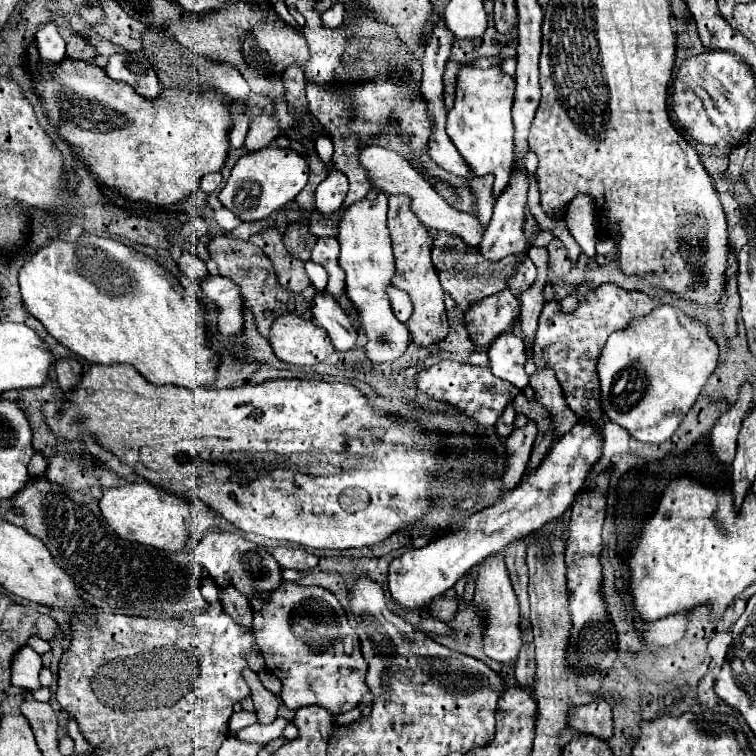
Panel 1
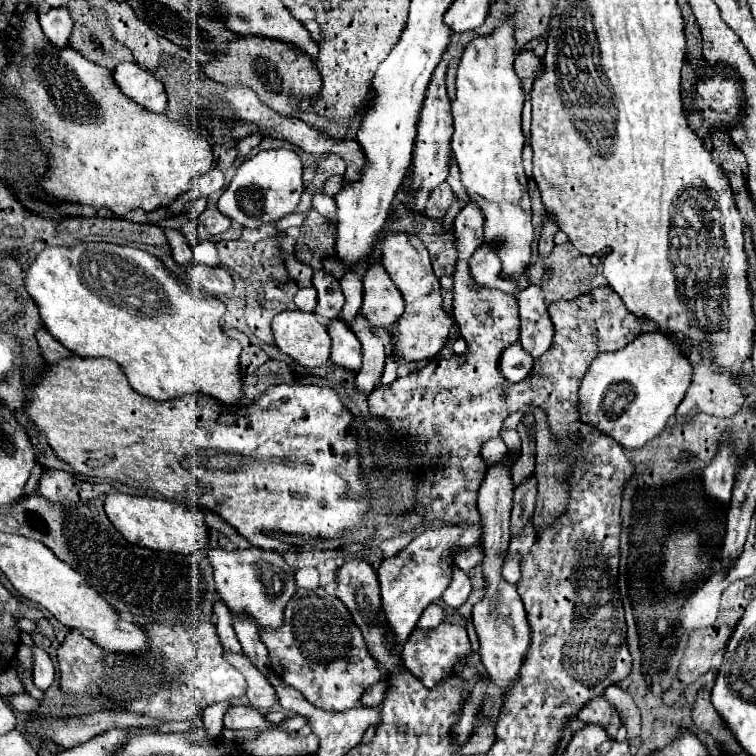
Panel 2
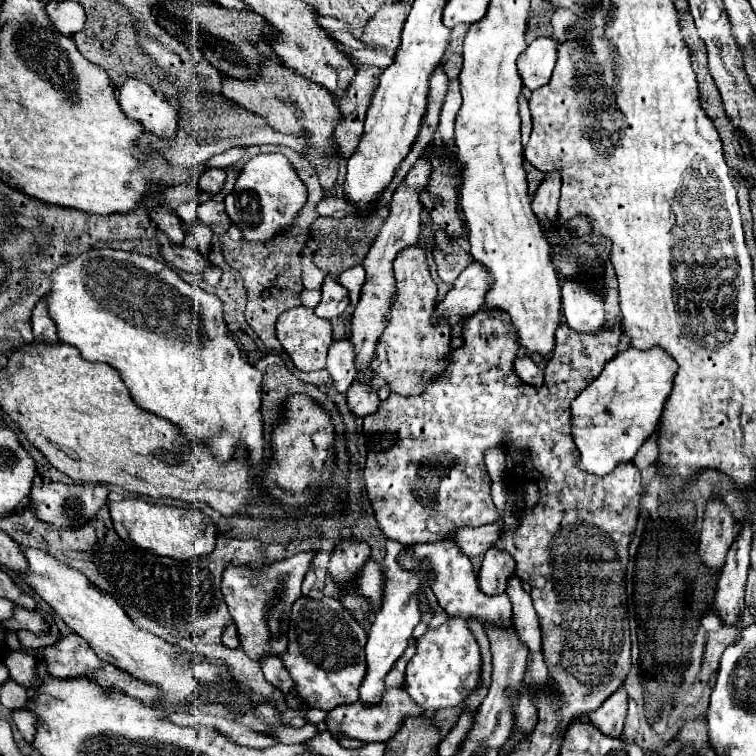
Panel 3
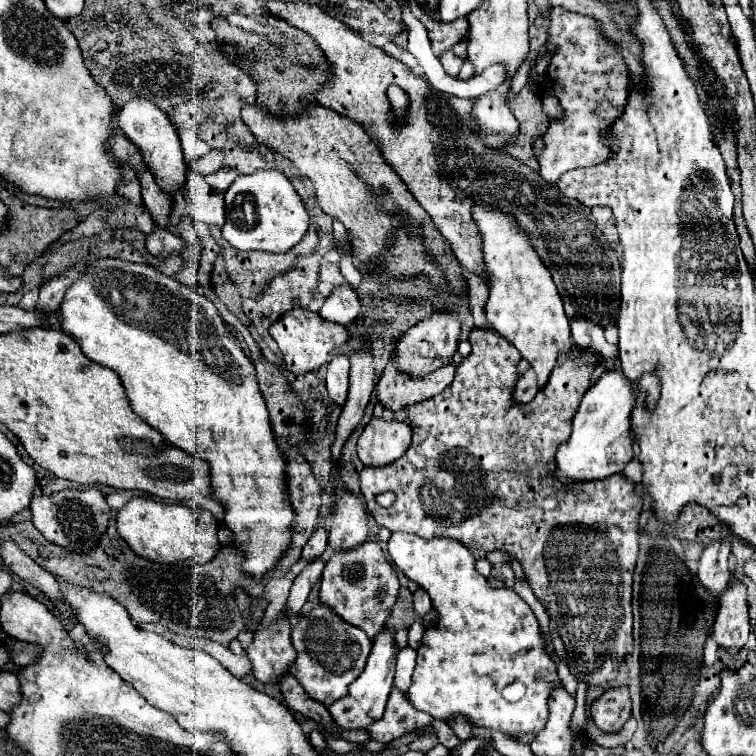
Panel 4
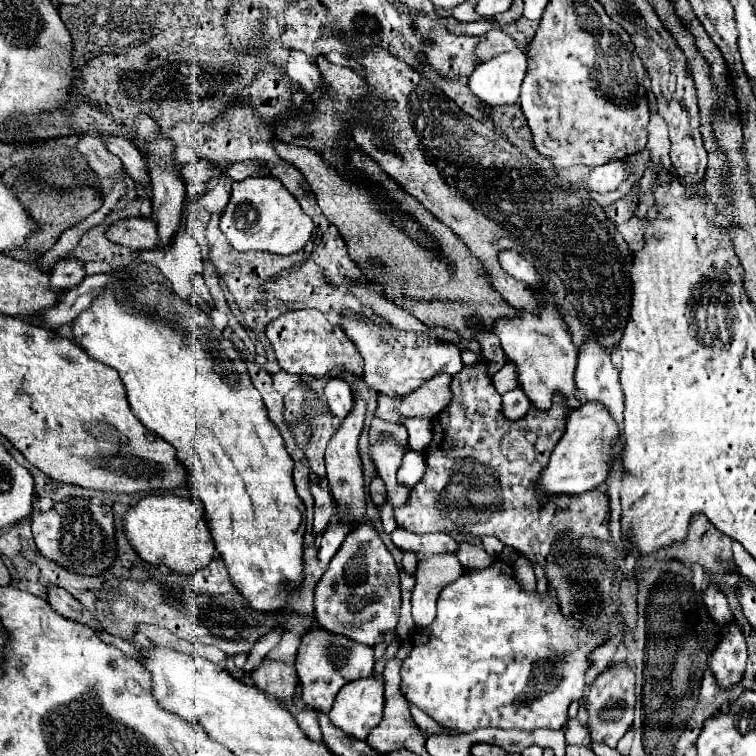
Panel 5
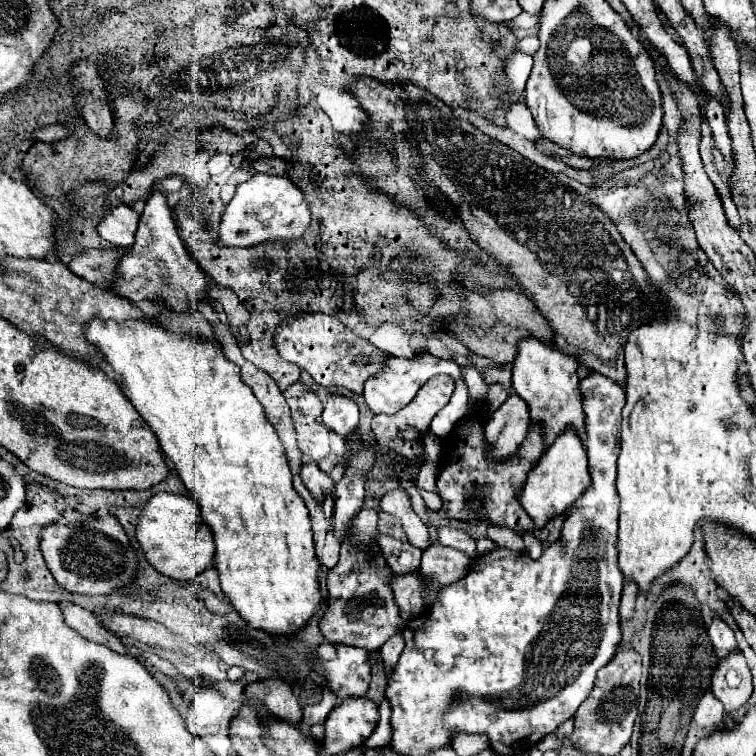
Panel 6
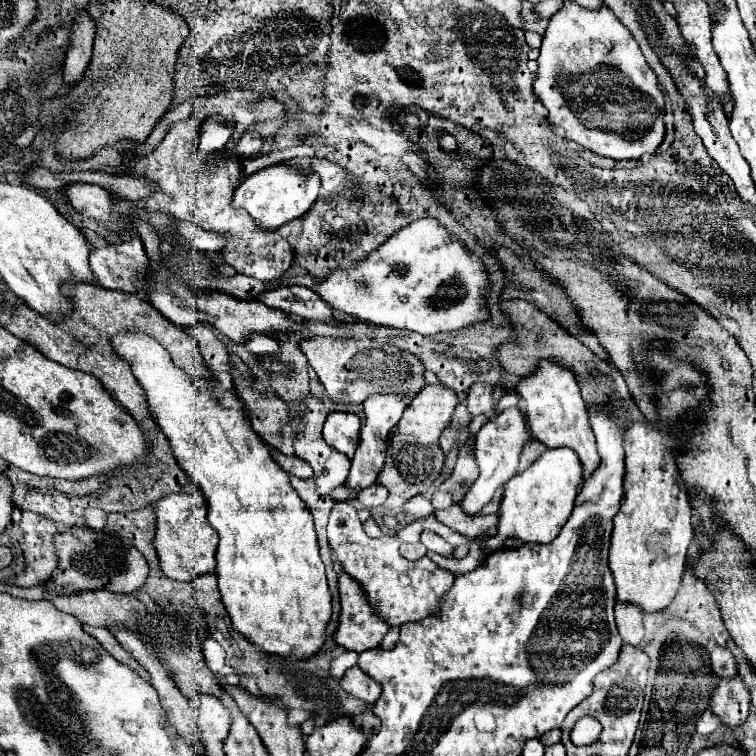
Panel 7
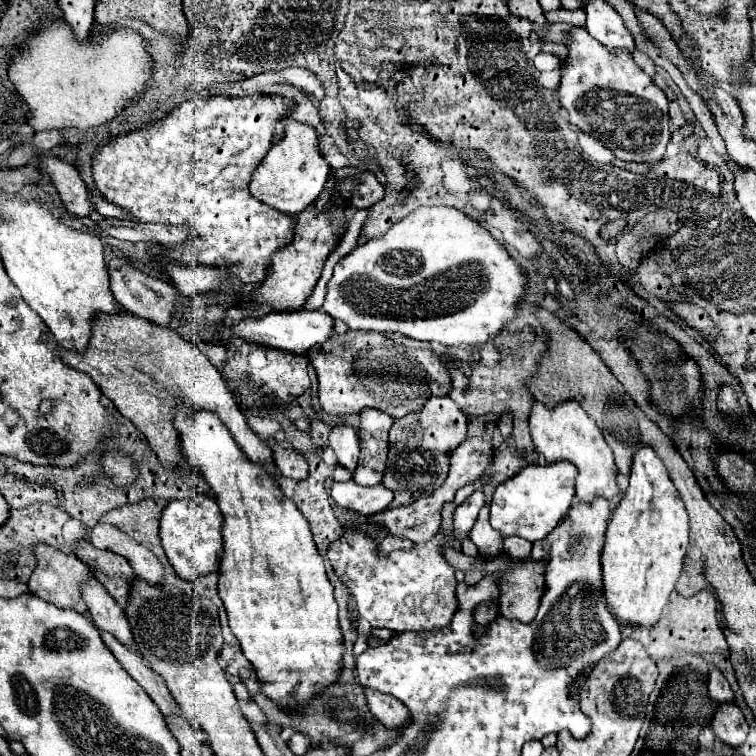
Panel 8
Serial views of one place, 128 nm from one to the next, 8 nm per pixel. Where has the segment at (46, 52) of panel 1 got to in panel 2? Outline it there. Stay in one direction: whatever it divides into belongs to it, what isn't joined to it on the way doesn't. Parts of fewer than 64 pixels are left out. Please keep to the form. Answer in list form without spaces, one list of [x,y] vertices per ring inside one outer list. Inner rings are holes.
[[[52,8],[46,14],[40,14],[40,26],[56,48],[66,48],[68,46],[68,36],[72,30],[72,18],[66,8]]]

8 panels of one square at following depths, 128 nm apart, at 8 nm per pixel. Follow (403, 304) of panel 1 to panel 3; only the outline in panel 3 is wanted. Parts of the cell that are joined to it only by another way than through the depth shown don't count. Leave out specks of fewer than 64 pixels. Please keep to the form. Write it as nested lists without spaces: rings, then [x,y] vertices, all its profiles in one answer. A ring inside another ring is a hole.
[[[424,152],[424,156],[420,156],[416,160],[416,164],[410,168],[410,172],[404,176],[402,184],[394,190],[394,196],[390,202],[390,216],[388,216],[386,224],[380,228],[376,242],[372,244],[368,256],[362,262],[362,266],[366,270],[366,282],[362,286],[360,302],[354,310],[352,334],[350,334],[350,342],[354,344],[354,352],[356,352],[358,372],[366,372],[372,366],[378,336],[384,332],[384,324],[388,322],[388,312],[392,310],[392,300],[396,294],[392,260],[396,258],[396,254],[402,248],[418,242],[418,234],[420,234],[420,226],[422,226],[422,214],[424,214],[424,206],[420,204],[420,192],[424,192],[428,180],[432,178],[432,164],[430,162],[432,160],[428,160],[428,154]]]

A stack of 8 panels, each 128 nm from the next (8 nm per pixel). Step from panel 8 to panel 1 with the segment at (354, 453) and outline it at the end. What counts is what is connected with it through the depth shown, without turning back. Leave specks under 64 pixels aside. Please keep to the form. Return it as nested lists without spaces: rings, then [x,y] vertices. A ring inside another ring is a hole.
[[[316,292],[312,300],[312,316],[328,332],[336,350],[344,352],[356,344],[356,338],[358,338],[356,326],[352,320],[348,320],[346,312],[338,308],[332,294]]]

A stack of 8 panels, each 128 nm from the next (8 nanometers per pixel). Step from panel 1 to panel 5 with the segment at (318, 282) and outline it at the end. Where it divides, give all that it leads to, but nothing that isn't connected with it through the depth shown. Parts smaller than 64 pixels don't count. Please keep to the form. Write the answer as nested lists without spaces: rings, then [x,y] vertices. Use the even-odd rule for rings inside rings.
[[[344,314],[340,318],[340,326],[344,328],[344,332],[348,334],[350,340],[354,340],[354,344],[358,346],[362,358],[364,358],[364,380],[370,388],[374,388],[376,392],[380,394],[388,394],[388,396],[406,396],[410,394],[412,390],[416,390],[418,386],[422,386],[424,380],[430,380],[432,376],[440,374],[440,372],[446,372],[446,374],[456,374],[462,370],[462,360],[460,360],[460,350],[456,344],[452,342],[446,342],[446,340],[440,340],[440,338],[432,338],[424,332],[404,332],[404,330],[398,330],[396,326],[392,326],[384,316],[380,314],[372,314],[370,318],[368,316],[362,316],[362,314]]]

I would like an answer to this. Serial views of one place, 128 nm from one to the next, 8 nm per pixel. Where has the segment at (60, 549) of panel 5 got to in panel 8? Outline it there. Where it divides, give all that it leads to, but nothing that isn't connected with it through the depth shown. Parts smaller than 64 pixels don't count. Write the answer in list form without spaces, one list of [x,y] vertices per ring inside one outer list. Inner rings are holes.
[[[78,540],[74,554],[78,560],[82,560],[96,580],[110,592],[112,598],[128,598],[130,596],[130,586],[134,580],[132,566],[128,560],[122,556],[108,552],[108,550],[98,550],[86,540]]]

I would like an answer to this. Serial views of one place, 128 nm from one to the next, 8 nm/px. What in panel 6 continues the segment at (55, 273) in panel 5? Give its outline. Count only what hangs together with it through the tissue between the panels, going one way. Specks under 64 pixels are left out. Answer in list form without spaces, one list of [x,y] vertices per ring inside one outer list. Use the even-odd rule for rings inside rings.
[[[84,250],[76,256],[70,258],[68,268],[88,280],[88,282],[98,282],[98,284],[112,284],[112,276],[116,276],[116,266],[118,260],[122,258],[120,250]]]

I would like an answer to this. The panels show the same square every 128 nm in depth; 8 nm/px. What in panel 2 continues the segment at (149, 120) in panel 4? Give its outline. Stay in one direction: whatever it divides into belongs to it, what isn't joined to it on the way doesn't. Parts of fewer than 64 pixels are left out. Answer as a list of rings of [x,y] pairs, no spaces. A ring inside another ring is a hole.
[[[120,62],[114,70],[114,80],[122,92],[152,112],[164,112],[166,92],[162,82],[158,82],[150,72],[142,70],[136,62]]]

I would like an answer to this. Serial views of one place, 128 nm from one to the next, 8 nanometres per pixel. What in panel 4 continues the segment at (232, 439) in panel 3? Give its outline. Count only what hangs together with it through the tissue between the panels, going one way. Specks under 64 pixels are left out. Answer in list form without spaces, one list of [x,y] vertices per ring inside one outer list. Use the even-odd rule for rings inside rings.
[[[102,258],[88,264],[66,288],[60,318],[60,330],[80,344],[86,358],[118,372],[130,406],[142,420],[162,432],[170,444],[210,464],[214,496],[226,506],[224,524],[234,532],[236,546],[246,552],[244,570],[258,580],[286,552],[294,512],[284,482],[284,458],[274,440],[254,364],[228,332],[216,306],[204,294],[196,294],[150,264]]]

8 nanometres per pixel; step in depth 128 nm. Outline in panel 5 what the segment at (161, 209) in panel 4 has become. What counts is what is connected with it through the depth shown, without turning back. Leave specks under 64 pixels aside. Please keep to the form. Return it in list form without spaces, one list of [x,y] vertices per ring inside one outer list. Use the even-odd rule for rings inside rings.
[[[104,136],[104,142],[106,142],[106,148],[122,160],[130,178],[134,182],[146,186],[148,184],[148,170],[146,170],[146,162],[144,162],[142,154],[138,152],[138,148],[130,140],[116,138],[116,136]]]

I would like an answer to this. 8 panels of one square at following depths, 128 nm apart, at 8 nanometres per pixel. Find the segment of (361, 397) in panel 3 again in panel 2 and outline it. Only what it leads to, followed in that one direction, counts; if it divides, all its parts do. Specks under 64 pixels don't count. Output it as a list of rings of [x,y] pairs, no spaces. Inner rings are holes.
[[[358,312],[352,318],[350,328],[354,330],[354,334],[362,342],[362,368],[360,368],[360,372],[356,376],[356,386],[360,390],[372,392],[372,388],[380,382],[380,376],[384,372],[384,358],[386,358],[384,342],[372,330],[372,326],[368,324],[368,320],[364,320],[362,312]]]

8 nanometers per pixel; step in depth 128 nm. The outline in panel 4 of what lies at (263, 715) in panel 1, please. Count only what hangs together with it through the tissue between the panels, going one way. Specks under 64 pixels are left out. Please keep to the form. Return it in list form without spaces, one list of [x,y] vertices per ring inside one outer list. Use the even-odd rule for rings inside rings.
[[[146,624],[142,626],[150,632],[156,632],[164,638],[168,638],[170,642],[178,644],[178,646],[188,646],[188,648],[198,648],[198,650],[204,650],[206,654],[214,656],[224,668],[228,668],[236,678],[246,678],[248,674],[252,674],[252,664],[248,664],[248,656],[246,654],[232,654],[228,646],[224,644],[218,644],[218,642],[212,642],[212,640],[204,640],[204,638],[190,638],[190,636],[178,636],[178,634],[172,634],[168,628],[164,628],[162,624]]]

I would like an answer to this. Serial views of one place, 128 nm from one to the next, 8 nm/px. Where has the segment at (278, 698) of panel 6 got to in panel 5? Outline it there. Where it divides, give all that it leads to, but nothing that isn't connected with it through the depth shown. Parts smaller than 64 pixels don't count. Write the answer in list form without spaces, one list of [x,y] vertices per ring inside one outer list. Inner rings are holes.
[[[266,658],[260,664],[260,668],[256,668],[256,672],[252,672],[250,676],[256,688],[280,700],[284,698],[288,700],[294,694],[294,688],[298,684],[294,664],[286,664],[282,660],[272,660],[272,658]]]

